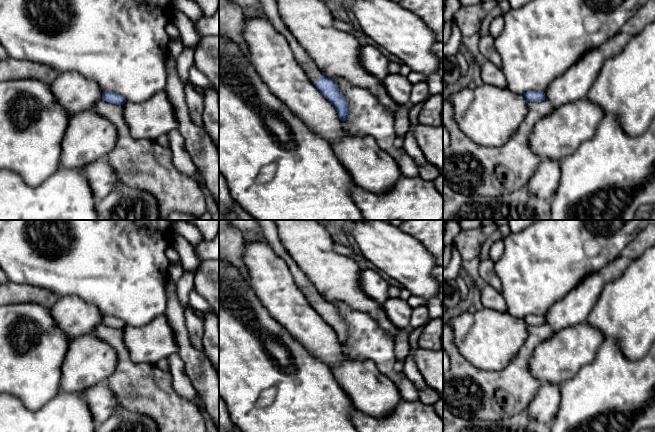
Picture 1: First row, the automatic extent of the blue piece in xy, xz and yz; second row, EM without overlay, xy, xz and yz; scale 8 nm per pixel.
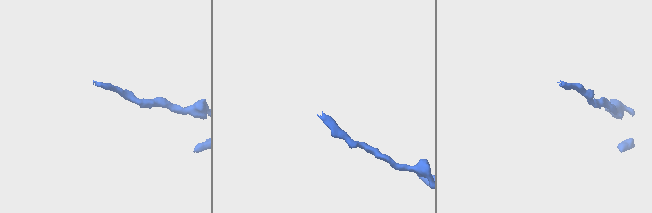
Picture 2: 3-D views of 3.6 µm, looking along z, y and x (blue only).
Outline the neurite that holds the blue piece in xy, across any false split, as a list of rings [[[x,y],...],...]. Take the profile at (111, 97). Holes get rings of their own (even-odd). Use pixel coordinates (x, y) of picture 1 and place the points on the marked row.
[[[103,91],[102,100],[116,105],[123,105],[126,102],[125,98],[122,95],[108,91]]]

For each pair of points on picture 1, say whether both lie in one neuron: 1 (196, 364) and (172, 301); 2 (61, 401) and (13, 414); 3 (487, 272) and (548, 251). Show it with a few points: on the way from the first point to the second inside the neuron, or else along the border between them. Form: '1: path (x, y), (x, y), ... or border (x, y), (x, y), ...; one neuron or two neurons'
1: path (185, 348), (175, 317); one neuron
2: path (49, 413), (46, 416), (25, 416); one neuron
3: border (494, 262), (494, 271), (502, 292); two neurons

